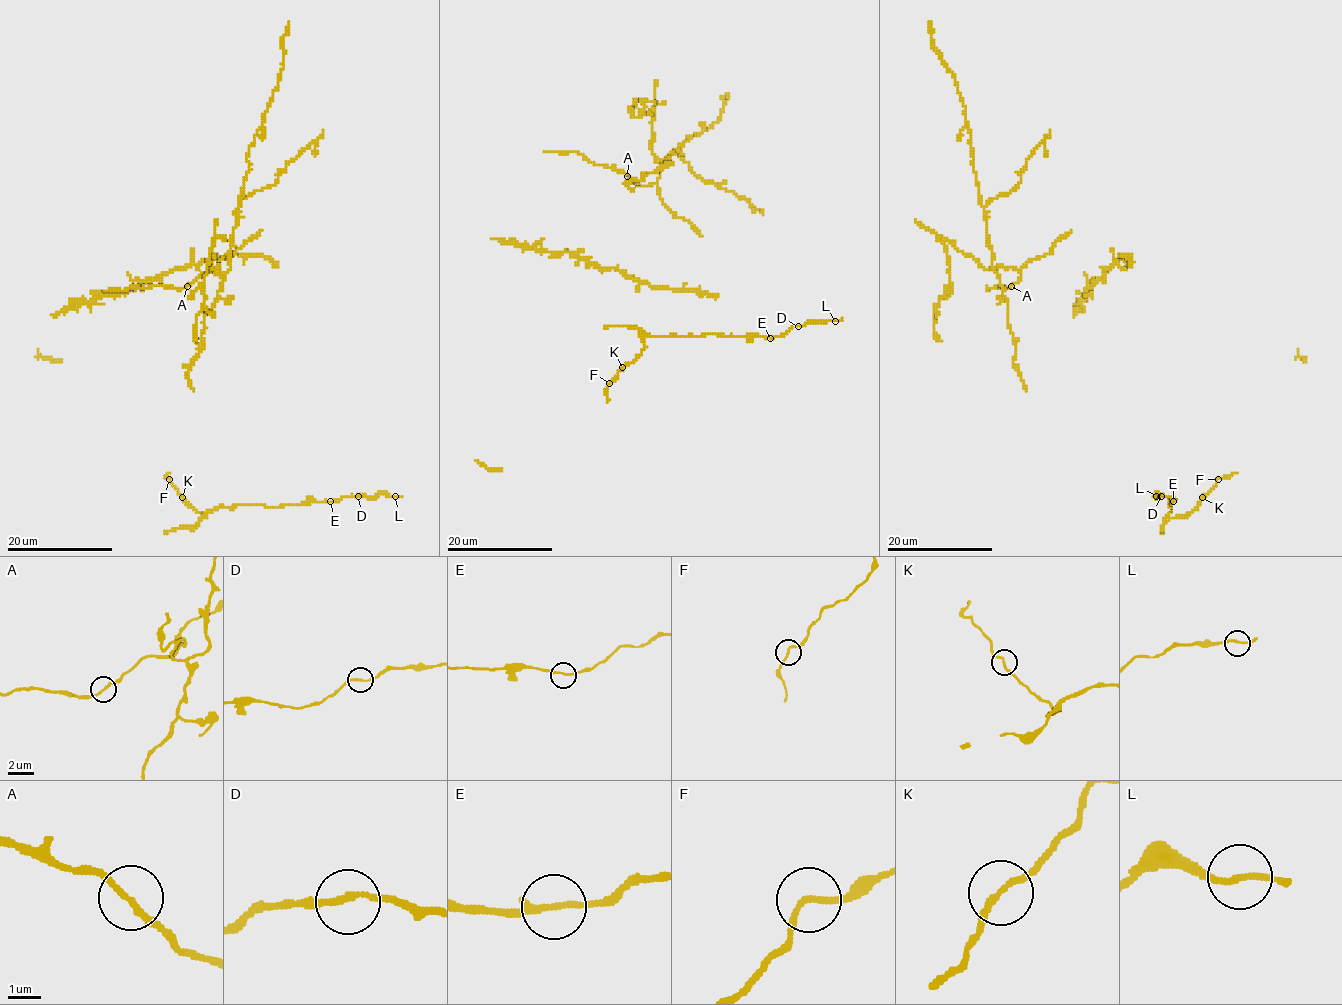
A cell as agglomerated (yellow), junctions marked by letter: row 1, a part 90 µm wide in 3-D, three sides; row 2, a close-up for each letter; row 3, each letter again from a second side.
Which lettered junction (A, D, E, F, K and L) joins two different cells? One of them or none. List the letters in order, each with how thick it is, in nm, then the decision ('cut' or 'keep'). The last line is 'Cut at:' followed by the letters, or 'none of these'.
A: calibre 180 nm; cut
D: calibre 180 nm; keep
E: calibre 170 nm; keep
F: calibre 180 nm; keep
K: calibre 170 nm; keep
L: calibre 180 nm; keep
Cut at: A

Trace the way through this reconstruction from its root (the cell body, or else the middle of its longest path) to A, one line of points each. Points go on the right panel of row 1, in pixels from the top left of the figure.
A: (1025, 264), (1019, 270), (1020, 278), (1011, 286)

